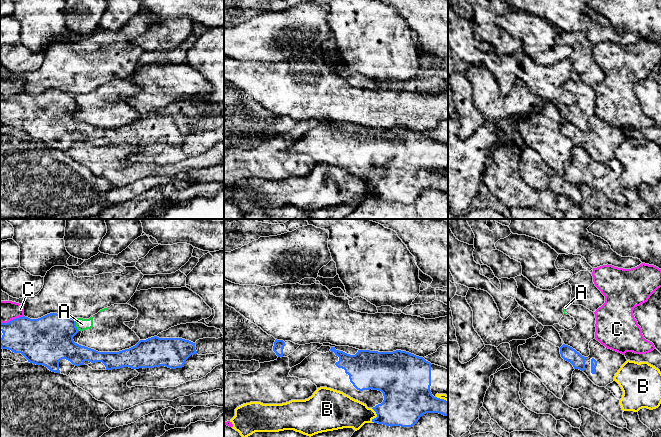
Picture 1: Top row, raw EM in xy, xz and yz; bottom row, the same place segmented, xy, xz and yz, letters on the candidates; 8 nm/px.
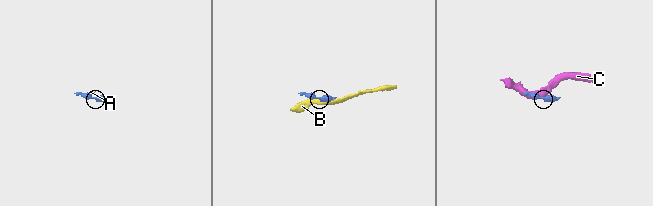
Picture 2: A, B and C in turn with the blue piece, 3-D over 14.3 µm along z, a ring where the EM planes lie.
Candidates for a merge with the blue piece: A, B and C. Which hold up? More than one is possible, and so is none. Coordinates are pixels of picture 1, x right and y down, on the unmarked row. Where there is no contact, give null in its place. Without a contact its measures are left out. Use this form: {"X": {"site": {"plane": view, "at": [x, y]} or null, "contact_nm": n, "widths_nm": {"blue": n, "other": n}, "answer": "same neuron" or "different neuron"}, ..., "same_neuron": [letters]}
{"A": {"site": {"plane": "xy", "at": [75, 100]}, "contact_nm": 110, "widths_nm": {"blue": 380, "other": 100}, "answer": "different neuron"}, "B": {"site": {"plane": "xz", "at": [377, 191]}, "contact_nm": 120, "widths_nm": {"blue": 340, "other": 260}, "answer": "different neuron"}, "C": {"site": {"plane": "xy", "at": [11, 96]}, "contact_nm": 200, "widths_nm": {"blue": 320, "other": 180}, "answer": "different neuron"}, "same_neuron": []}

